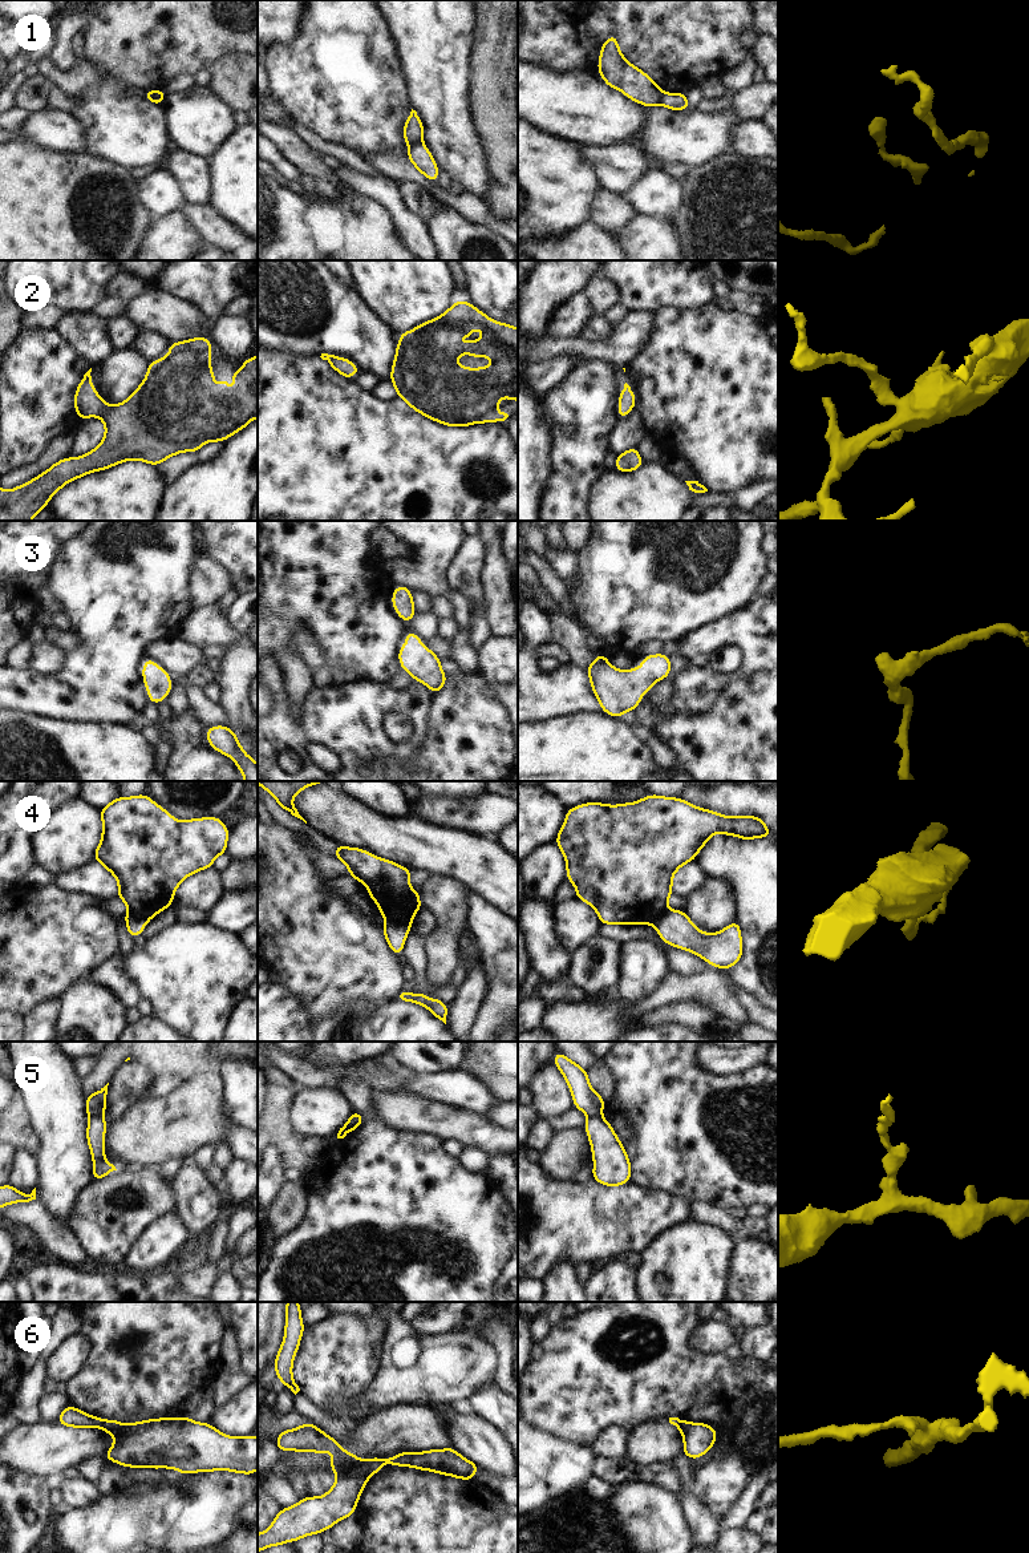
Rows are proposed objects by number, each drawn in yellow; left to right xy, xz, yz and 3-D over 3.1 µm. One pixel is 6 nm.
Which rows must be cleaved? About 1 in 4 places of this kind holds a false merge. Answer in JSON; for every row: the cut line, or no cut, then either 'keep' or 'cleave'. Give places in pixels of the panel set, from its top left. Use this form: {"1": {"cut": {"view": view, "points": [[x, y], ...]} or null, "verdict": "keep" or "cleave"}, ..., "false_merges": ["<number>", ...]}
{"1": {"cut": {"view": "xz", "points": [[421, 142], [409, 146]]}, "verdict": "cleave"}, "2": {"cut": null, "verdict": "keep"}, "3": {"cut": null, "verdict": "keep"}, "4": {"cut": {"view": "xz", "points": [[387, 922], [404, 925], [408, 929]]}, "verdict": "cleave"}, "5": {"cut": {"view": "xy", "points": [[89, 1116], [102, 1117]]}, "verdict": "cleave"}, "6": {"cut": {"view": "xz", "points": [[361, 1460], [337, 1476]]}, "verdict": "cleave"}, "false_merges": ["1", "4", "5", "6"]}

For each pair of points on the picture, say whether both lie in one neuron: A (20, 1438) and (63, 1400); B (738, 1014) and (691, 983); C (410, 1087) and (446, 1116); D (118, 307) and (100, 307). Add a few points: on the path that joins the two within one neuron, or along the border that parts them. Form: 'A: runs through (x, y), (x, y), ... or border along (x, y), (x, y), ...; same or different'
A: border along (40, 1420), (56, 1423); different
B: runs through (726, 1006), (709, 989), (703, 987); same
C: border along (395, 1091), (406, 1091), (428, 1100), (456, 1107); different
D: runs through (114, 307), (104, 307); same

